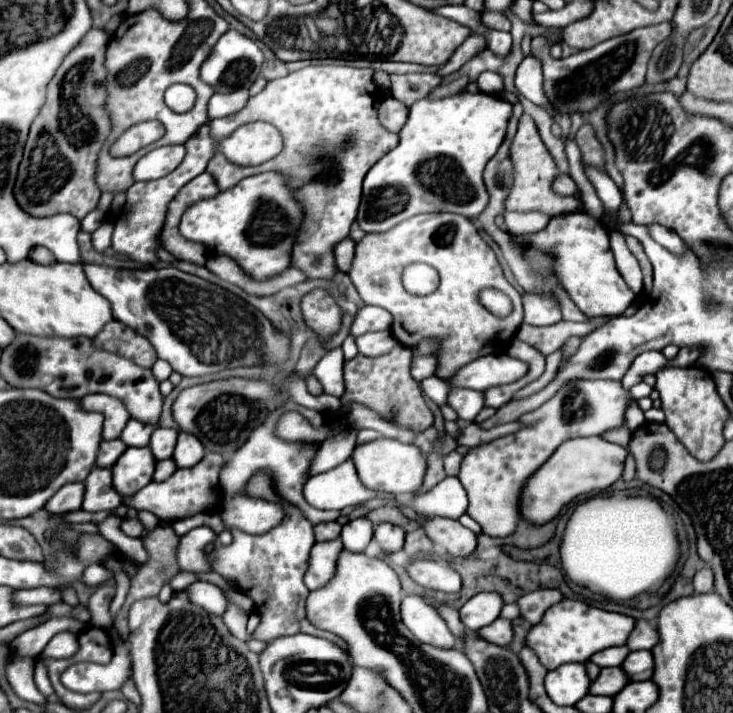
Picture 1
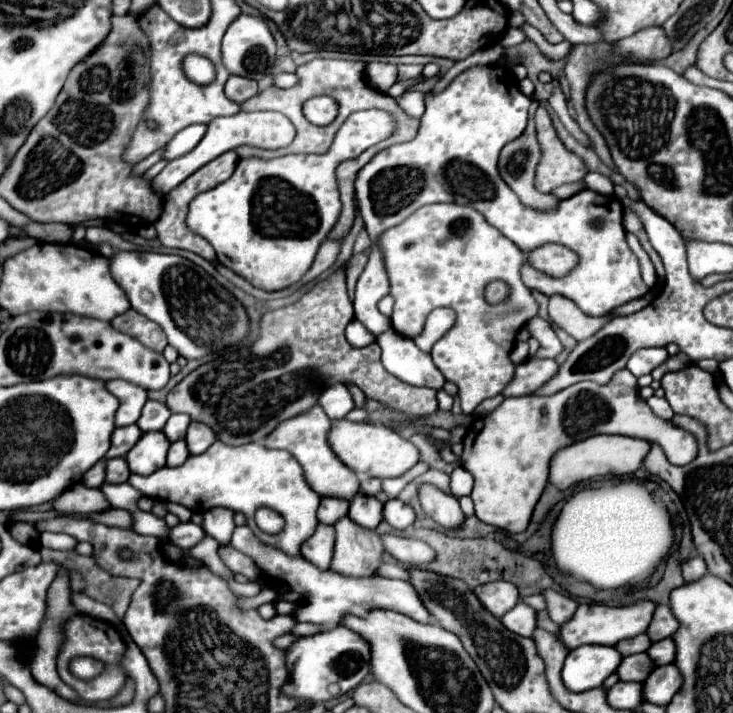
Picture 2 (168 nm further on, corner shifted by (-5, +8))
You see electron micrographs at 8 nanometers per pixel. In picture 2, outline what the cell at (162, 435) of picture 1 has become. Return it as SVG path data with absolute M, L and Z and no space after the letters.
M171 414L171 418L167 420L167 424L163 428L163 434L169 438L169 442L183 440L189 422L191 422L191 418L185 414Z

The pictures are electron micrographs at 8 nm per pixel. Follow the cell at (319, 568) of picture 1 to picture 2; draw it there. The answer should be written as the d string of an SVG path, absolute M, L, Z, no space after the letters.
M319 524L317 532L309 540L303 542L301 556L305 556L305 560L313 560L317 568L329 568L331 558L333 558L333 544L335 544L333 526Z

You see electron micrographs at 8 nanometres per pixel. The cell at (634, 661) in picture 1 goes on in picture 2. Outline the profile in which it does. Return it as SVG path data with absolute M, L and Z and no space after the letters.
M665 638L661 642L655 642L651 644L651 648L647 650L649 658L653 660L655 666L665 666L665 664L671 664L673 658L675 658L675 644L671 638Z

